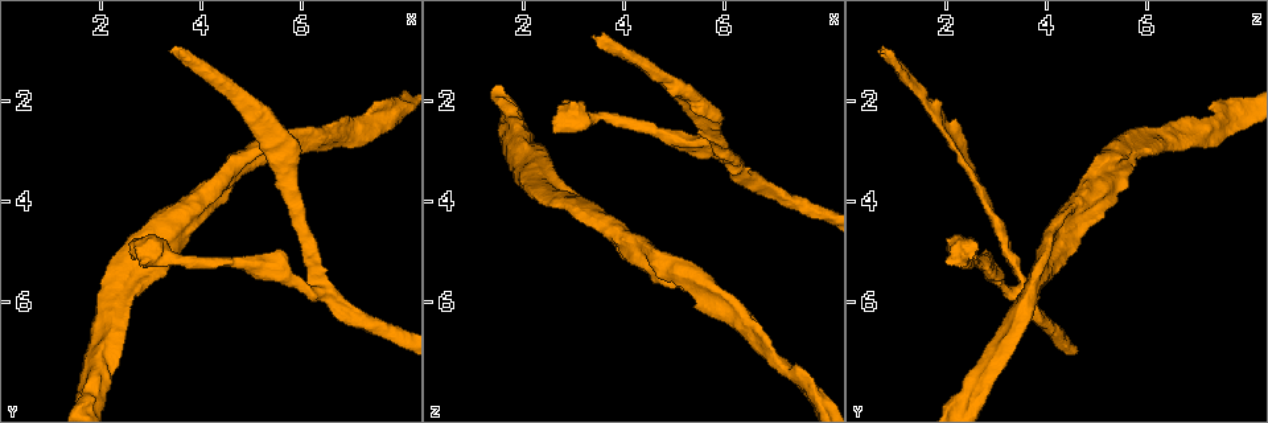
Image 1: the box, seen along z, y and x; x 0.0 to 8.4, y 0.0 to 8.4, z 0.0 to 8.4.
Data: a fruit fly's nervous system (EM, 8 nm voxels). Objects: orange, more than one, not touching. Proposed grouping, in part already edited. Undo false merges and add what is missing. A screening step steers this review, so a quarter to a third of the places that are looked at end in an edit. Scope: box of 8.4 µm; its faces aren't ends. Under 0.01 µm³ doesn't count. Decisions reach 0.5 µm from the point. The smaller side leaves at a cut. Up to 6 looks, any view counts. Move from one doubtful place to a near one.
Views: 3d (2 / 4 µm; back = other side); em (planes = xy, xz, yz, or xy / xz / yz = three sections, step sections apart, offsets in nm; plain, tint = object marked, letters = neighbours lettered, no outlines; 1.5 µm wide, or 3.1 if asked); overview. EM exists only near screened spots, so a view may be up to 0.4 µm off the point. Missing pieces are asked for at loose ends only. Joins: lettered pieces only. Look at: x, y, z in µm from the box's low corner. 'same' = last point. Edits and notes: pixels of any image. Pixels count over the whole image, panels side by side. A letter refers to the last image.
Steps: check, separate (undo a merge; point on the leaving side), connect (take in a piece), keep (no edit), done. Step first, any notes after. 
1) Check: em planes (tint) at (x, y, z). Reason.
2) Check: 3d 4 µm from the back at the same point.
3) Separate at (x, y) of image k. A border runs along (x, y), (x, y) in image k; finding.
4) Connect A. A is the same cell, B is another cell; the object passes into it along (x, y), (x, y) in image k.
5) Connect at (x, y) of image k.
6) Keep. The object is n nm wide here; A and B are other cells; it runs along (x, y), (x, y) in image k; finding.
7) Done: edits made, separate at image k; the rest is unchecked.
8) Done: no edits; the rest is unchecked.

Check: 3d 2 µm at (3.10, 5.55, 3.85). Thick end.

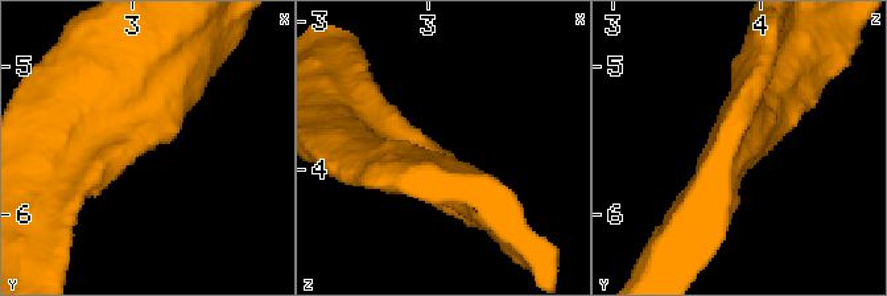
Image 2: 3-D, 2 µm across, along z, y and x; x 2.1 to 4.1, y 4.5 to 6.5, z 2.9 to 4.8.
Check: em planes (letters) at the same point.

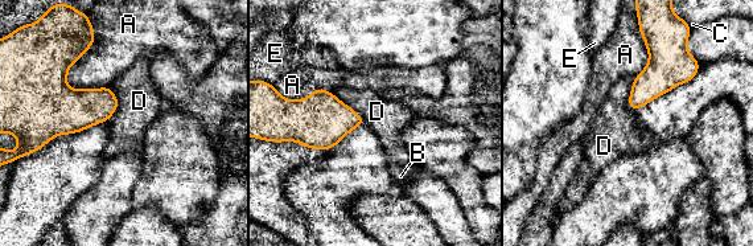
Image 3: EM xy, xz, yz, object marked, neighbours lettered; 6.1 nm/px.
Keep. A, B, C, D and E are other cells; a border runs along (333, 93), (348, 103), (366, 123) in image 3; none of them fits.

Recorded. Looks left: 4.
Check: em planes (letters) at (7.75, 1.95, 7.45). Branch stops here.

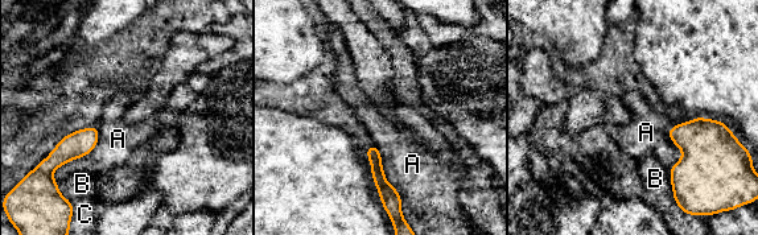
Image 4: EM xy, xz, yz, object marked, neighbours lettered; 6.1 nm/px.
Keep. A, B and C are other cells; none of them fits.

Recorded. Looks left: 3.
Check: em planes (letters) at (6.15, 2.80, 6.15). Closes a loop.

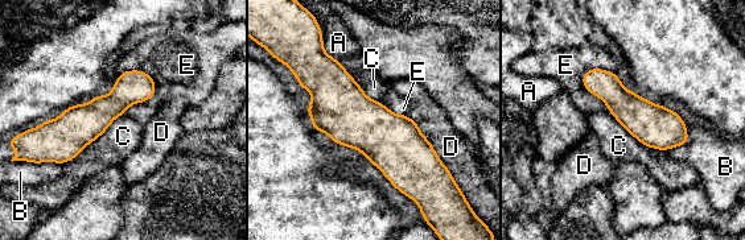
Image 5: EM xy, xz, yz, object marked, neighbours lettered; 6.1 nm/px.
Keep. A, B, C, D and E are other cells; it runs along (307, 75), (408, 160), (435, 166) in image 5; all the same cell.

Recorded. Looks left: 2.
Done: no edits; the rest is unchecked.

